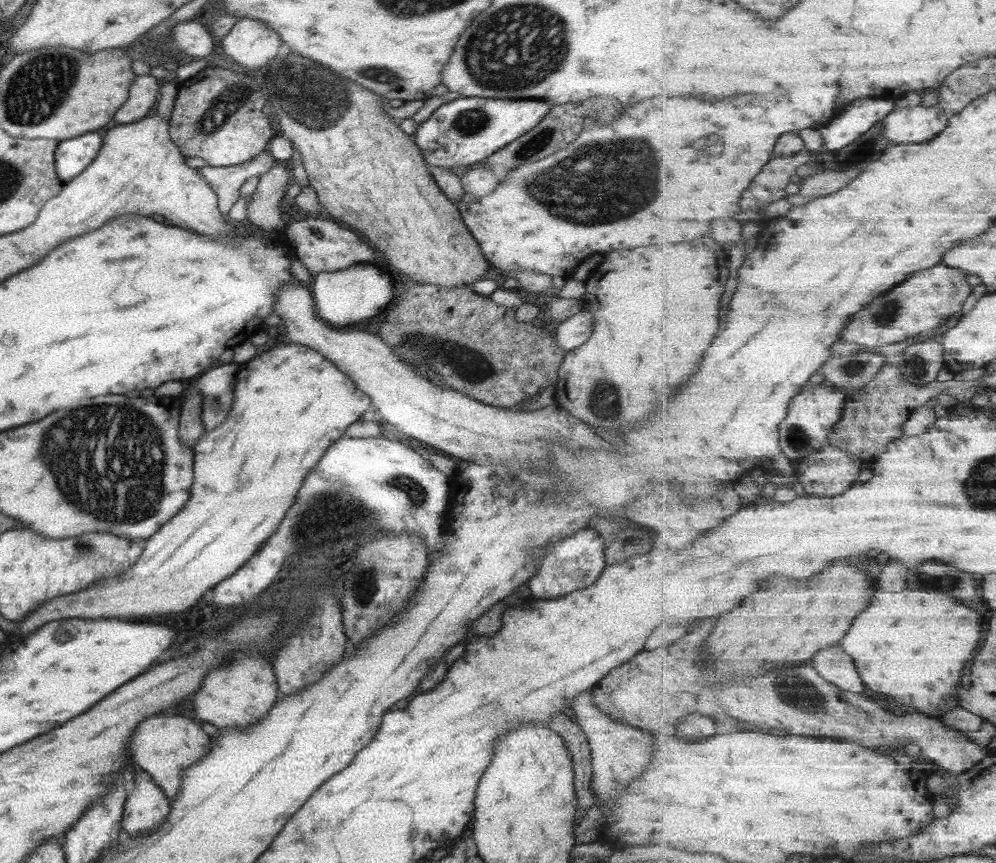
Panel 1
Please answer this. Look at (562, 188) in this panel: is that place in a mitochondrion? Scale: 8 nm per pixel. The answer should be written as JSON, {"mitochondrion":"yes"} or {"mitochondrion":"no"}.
{"mitochondrion":"yes"}

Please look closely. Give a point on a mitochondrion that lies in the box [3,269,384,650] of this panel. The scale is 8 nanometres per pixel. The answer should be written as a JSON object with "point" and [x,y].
{"point":[66,448]}

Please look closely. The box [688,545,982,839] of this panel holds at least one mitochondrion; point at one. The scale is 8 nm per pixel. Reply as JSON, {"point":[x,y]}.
{"point":[813,702]}

